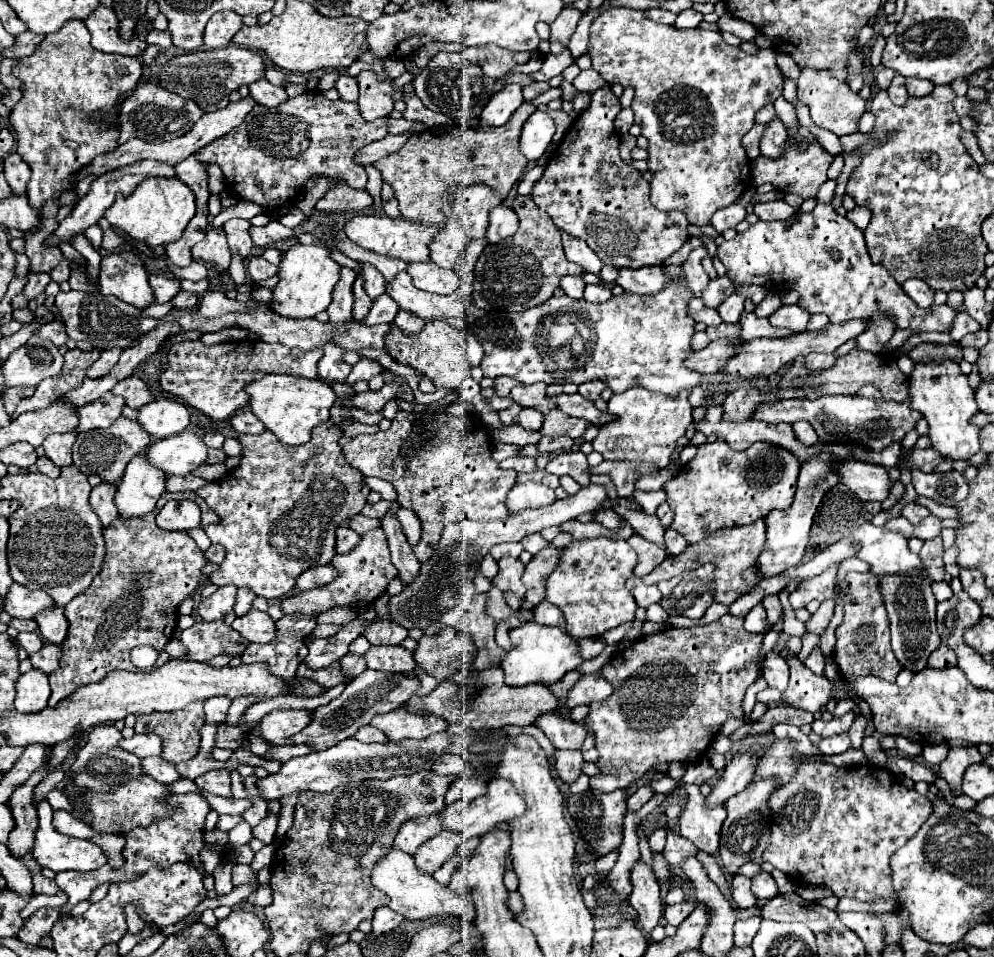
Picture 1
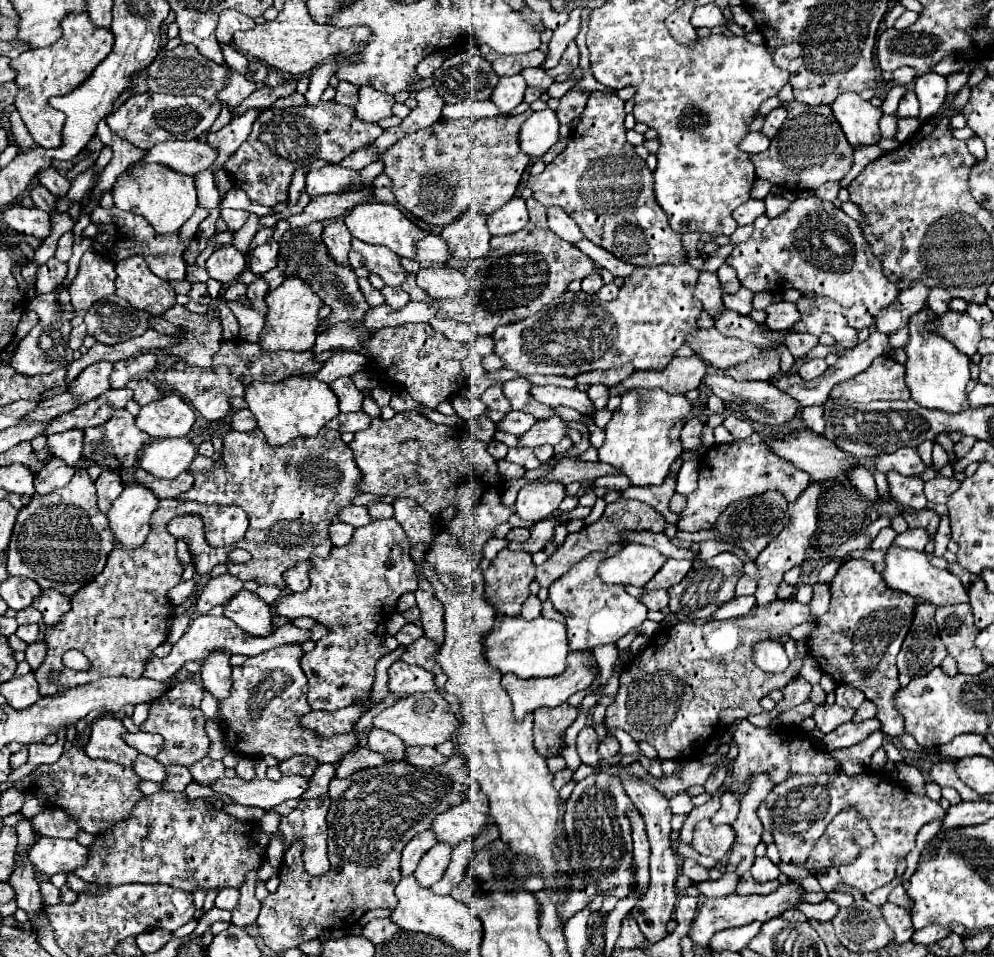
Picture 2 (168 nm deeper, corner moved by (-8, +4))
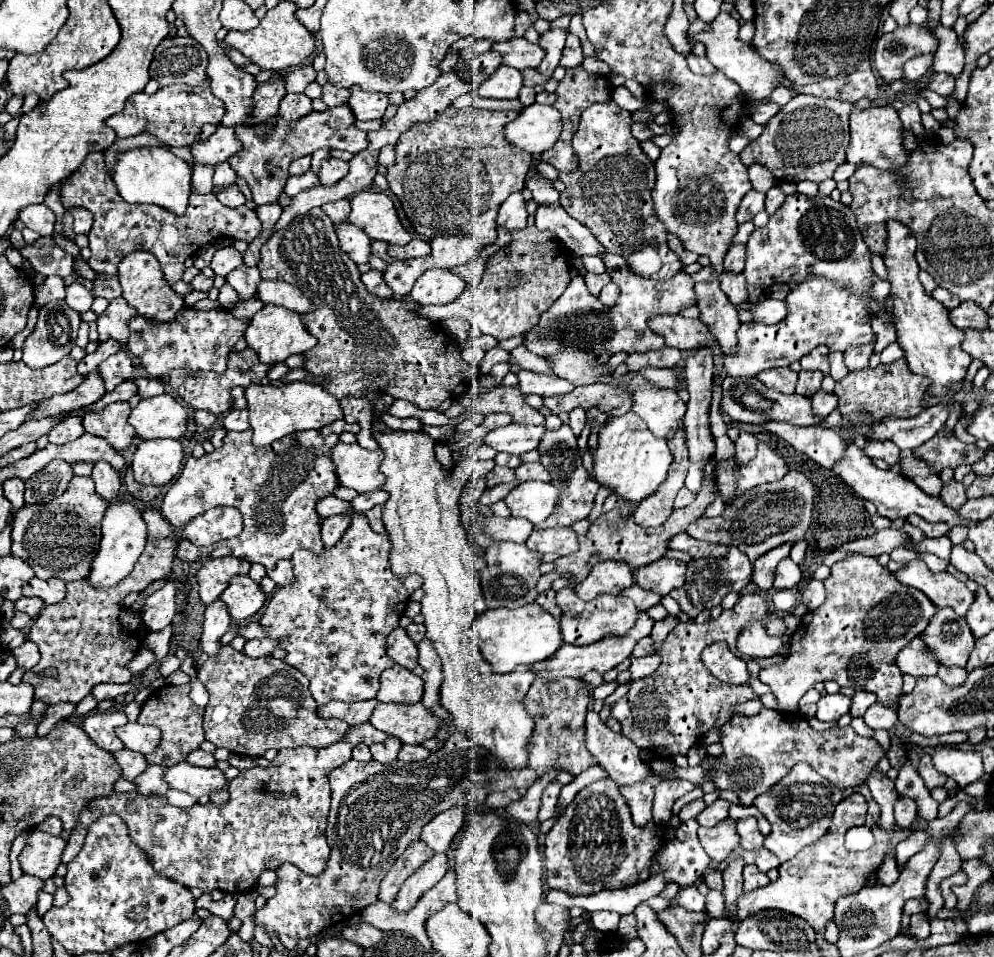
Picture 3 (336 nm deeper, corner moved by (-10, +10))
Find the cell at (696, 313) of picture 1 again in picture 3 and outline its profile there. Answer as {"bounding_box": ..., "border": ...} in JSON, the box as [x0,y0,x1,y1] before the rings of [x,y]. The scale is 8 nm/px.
{"bounding_box":[725,279,873,377],"border":[[[807,279],[801,285],[797,285],[787,295],[787,307],[789,315],[783,319],[783,323],[777,325],[763,325],[763,323],[743,323],[737,333],[737,351],[731,355],[725,355],[725,371],[731,377],[755,377],[765,369],[773,367],[789,367],[793,361],[799,361],[811,347],[817,347],[819,343],[827,345],[833,351],[845,351],[853,345],[871,343],[873,331],[871,331],[871,319],[867,319],[867,307],[863,307],[863,299],[859,295],[851,295],[847,287],[841,283],[831,283],[827,279]]]}

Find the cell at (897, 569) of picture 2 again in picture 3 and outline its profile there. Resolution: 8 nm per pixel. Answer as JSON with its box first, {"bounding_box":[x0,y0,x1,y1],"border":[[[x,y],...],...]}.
{"bounding_box":[895,559,975,615],"border":[[[913,559],[899,569],[895,579],[907,587],[923,591],[937,607],[953,607],[957,615],[965,615],[969,605],[975,601],[975,595],[957,577],[947,571],[933,573],[919,559]]]}

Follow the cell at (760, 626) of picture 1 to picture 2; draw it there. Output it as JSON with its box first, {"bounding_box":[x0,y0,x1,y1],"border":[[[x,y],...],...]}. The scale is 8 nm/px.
{"bounding_box":[755,483,819,607],"border":[[[811,483],[803,493],[801,497],[797,497],[797,501],[789,503],[789,509],[791,509],[791,523],[759,553],[755,565],[757,565],[757,571],[759,571],[759,587],[757,587],[757,593],[755,593],[755,599],[757,599],[757,605],[759,607],[765,607],[769,603],[773,603],[777,599],[775,591],[777,591],[777,585],[781,583],[783,579],[783,573],[789,571],[791,567],[795,565],[801,565],[803,559],[805,559],[805,553],[807,553],[807,547],[811,543],[811,535],[815,533],[817,529],[817,499],[819,499],[819,485],[817,483]]]}

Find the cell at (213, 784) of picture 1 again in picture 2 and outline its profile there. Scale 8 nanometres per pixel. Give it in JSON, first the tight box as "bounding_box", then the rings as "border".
{"bounding_box":[189,757,225,785],"border":[[[203,757],[201,761],[197,761],[197,765],[191,765],[189,771],[191,771],[195,781],[201,781],[201,783],[209,785],[211,781],[223,777],[225,765],[221,761],[211,761],[209,757]]]}

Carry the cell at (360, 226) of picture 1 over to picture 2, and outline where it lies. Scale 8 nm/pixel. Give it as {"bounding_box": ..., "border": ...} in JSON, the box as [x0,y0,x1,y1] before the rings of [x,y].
{"bounding_box":[345,203,427,257],"border":[[[389,203],[355,205],[349,211],[349,215],[345,217],[345,225],[355,239],[361,239],[361,241],[373,243],[373,245],[385,245],[393,253],[397,253],[399,257],[413,257],[415,255],[415,243],[427,235],[427,231],[413,225],[395,205],[389,205]]]}

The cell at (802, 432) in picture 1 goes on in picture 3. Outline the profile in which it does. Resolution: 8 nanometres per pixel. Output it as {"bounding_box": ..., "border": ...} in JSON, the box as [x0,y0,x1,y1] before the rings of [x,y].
{"bounding_box":[811,391,837,419],"border":[[[817,391],[811,397],[811,403],[813,403],[813,413],[825,419],[837,407],[837,397],[831,393],[825,393],[825,391]]]}

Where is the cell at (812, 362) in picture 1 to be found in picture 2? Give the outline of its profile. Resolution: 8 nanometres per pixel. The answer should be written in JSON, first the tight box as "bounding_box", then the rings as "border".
{"bounding_box":[799,359,827,381],"border":[[[811,359],[799,367],[799,375],[803,381],[811,381],[811,379],[819,377],[825,369],[827,369],[827,365],[823,359]]]}

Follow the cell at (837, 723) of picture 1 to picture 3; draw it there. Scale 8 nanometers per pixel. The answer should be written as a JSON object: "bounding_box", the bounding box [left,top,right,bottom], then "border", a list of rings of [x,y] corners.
{"bounding_box":[817,693,851,721],"border":[[[835,693],[835,695],[823,695],[817,703],[817,719],[819,721],[837,721],[841,715],[849,713],[849,707],[851,707],[851,699],[841,695],[841,693]]]}

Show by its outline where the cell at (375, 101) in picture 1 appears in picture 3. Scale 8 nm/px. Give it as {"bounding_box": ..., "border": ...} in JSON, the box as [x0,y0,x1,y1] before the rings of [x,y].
{"bounding_box":[349,87,389,121],"border":[[[359,87],[351,89],[349,107],[359,121],[381,119],[385,115],[387,105],[389,105],[389,97],[385,93],[371,93],[371,91],[363,91]]]}

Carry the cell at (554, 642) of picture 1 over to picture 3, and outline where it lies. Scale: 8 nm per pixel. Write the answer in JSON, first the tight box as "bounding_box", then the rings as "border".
{"bounding_box":[473,603,563,673],"border":[[[537,603],[519,609],[489,609],[475,617],[473,629],[477,633],[475,641],[495,673],[511,673],[517,665],[541,663],[563,645],[559,619],[543,611]]]}

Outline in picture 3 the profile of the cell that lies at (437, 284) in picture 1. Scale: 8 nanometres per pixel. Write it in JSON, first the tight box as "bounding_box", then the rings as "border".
{"bounding_box":[411,269,465,305],"border":[[[427,269],[413,285],[411,297],[421,305],[451,303],[461,295],[465,281],[449,269]]]}

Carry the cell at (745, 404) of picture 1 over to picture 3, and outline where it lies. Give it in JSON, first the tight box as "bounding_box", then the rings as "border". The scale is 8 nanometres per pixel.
{"bounding_box":[735,431,757,463],"border":[[[741,431],[739,437],[737,437],[737,441],[735,441],[735,449],[737,449],[737,453],[735,453],[735,461],[737,463],[751,461],[751,457],[757,451],[757,439],[755,439],[755,435],[751,435],[747,431]]]}

